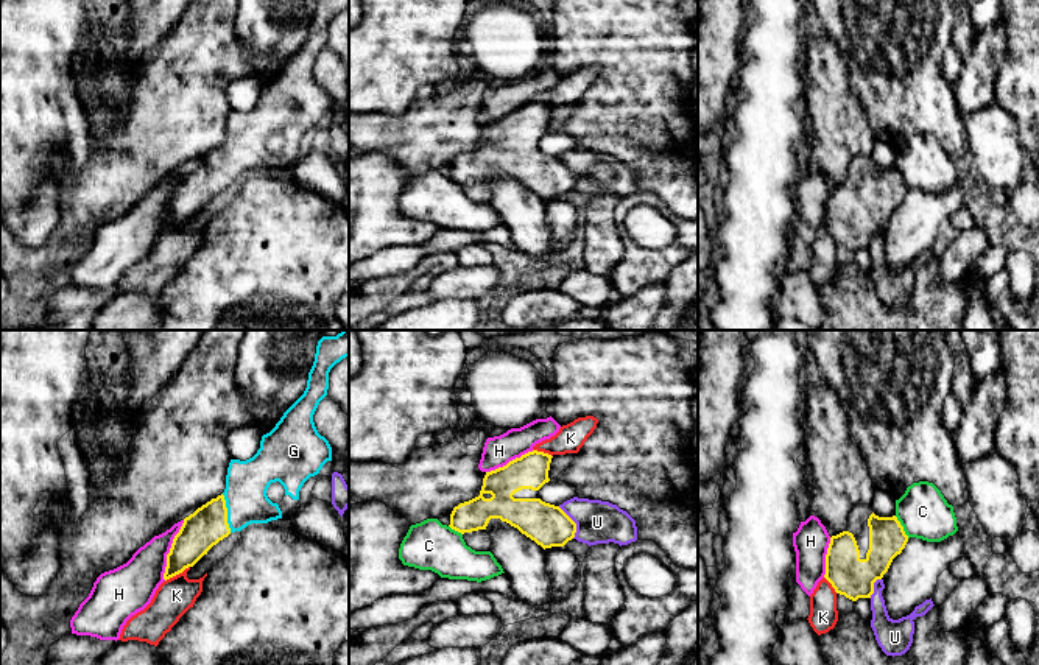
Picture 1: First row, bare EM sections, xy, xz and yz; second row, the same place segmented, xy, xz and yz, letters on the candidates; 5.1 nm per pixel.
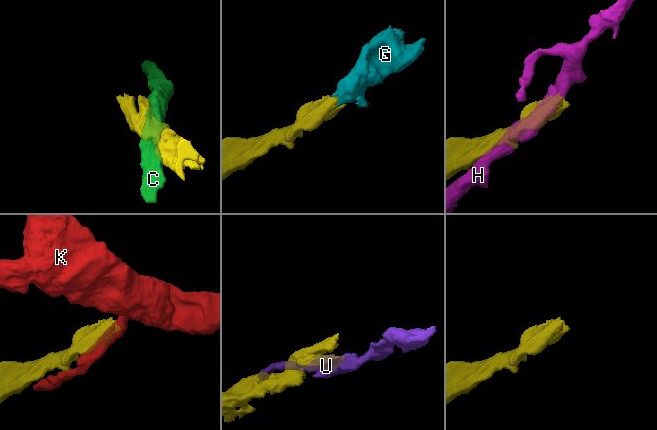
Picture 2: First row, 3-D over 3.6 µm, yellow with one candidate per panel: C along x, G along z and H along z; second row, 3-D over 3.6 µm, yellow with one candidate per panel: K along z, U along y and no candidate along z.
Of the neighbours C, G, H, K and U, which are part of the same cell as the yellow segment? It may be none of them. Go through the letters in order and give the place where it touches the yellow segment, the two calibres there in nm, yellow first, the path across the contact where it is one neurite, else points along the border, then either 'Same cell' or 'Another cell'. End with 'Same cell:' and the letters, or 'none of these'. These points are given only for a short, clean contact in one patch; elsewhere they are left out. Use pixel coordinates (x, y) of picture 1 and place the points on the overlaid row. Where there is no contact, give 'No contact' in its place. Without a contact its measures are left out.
C: Touches yellow at yz (902, 527). Thickness 190 nm (yellow) against 260 nm. Another cell
G: Touches yellow at xy (226, 513). Thickness 200 nm (yellow) against 220 nm. Path across: xy (207, 525), (226, 513), (245, 494), (246, 482). Same cell
H: Touches yellow at xy (170, 550). Thickness 200 nm (yellow) against 220 nm. Another cell
K: Touches yellow at xy (176, 573). Thickness 200 nm (yellow) against 190 nm. Another cell
U: Touches yellow at xz (574, 522). Thickness 220 nm (yellow) against 220 nm. Another cell
Same cell: G

